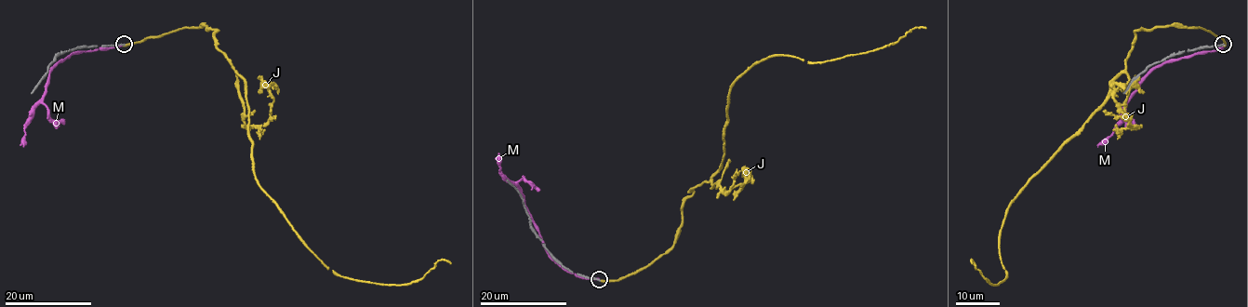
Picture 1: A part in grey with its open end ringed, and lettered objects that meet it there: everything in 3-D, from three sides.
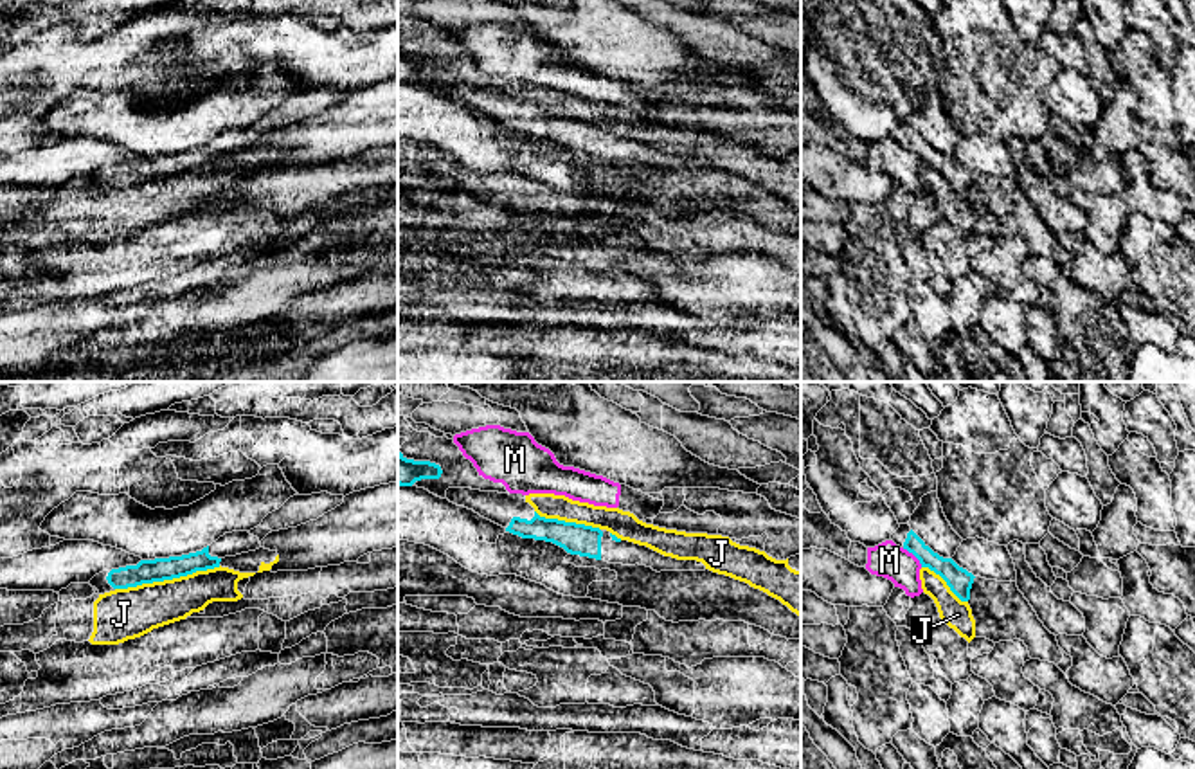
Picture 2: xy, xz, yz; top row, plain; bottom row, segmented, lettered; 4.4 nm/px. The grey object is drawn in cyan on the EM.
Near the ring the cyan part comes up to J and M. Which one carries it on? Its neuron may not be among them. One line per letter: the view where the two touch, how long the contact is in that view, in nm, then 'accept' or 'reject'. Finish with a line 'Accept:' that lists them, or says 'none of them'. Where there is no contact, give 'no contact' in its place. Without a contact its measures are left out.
J: xy | 480 nm | reject
M: yz | 130 nm | reject
Accept: none of them

